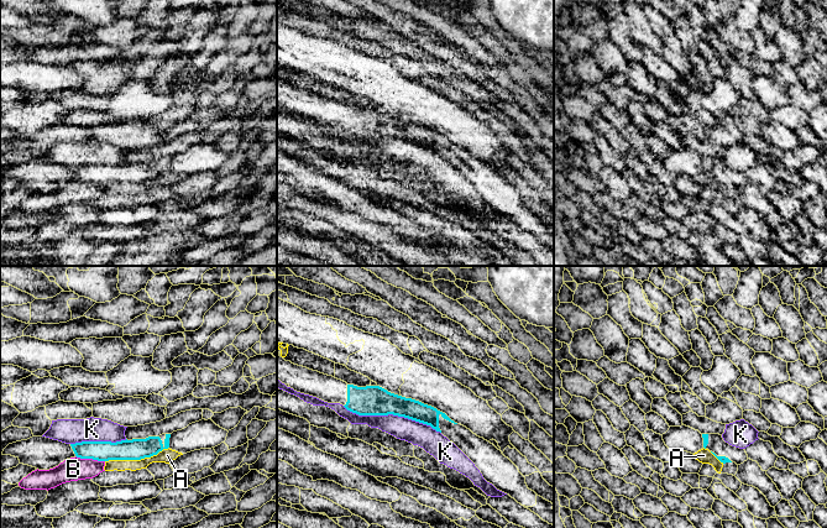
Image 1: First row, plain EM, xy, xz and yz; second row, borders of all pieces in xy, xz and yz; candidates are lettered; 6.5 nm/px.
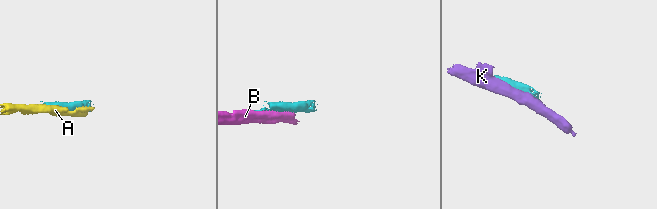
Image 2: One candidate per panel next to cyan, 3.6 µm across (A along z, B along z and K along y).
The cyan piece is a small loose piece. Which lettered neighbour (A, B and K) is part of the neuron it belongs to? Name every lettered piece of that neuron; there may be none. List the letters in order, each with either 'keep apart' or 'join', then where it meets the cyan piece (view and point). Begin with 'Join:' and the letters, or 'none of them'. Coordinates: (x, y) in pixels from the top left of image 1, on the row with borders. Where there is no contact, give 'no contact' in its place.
Join: none of them
A: keep apart | xy (136, 459)
B: keep apart | xy (90, 458)
K: keep apart | xz (392, 413)

